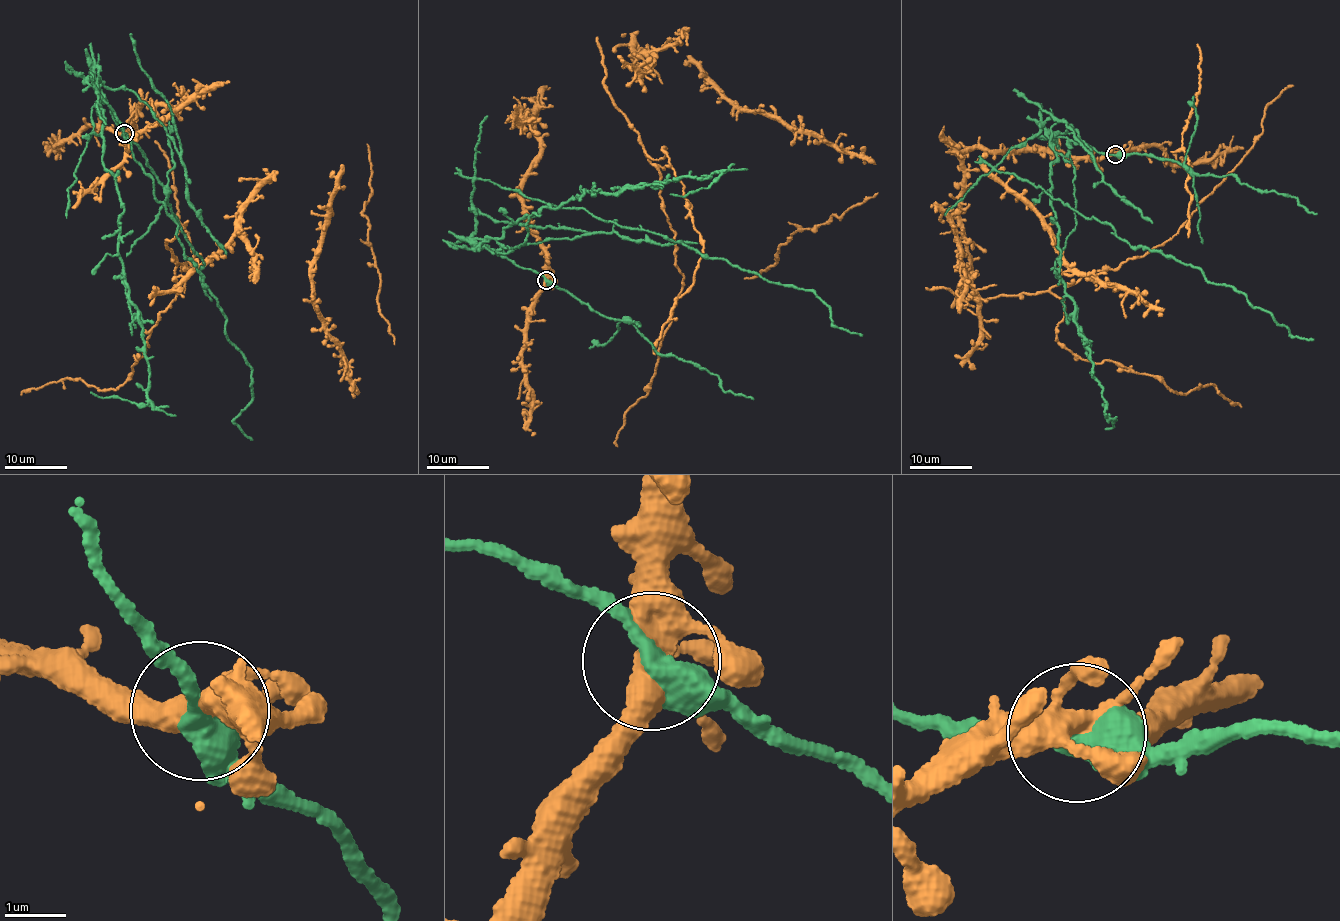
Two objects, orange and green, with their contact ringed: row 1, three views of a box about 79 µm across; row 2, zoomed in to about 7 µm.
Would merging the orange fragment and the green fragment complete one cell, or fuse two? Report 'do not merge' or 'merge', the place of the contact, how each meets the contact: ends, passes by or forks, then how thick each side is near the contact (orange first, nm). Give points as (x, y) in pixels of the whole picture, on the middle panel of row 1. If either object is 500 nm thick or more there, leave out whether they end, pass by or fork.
do not merge | (546, 280) | orange forks | green passes by | 440/400 nm

